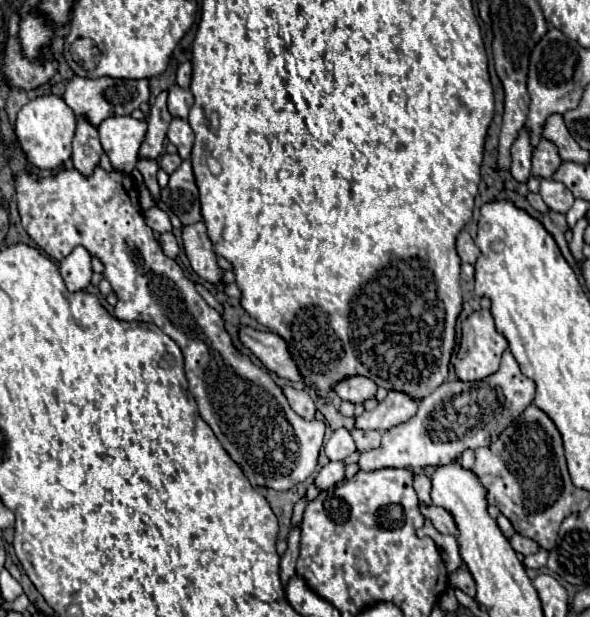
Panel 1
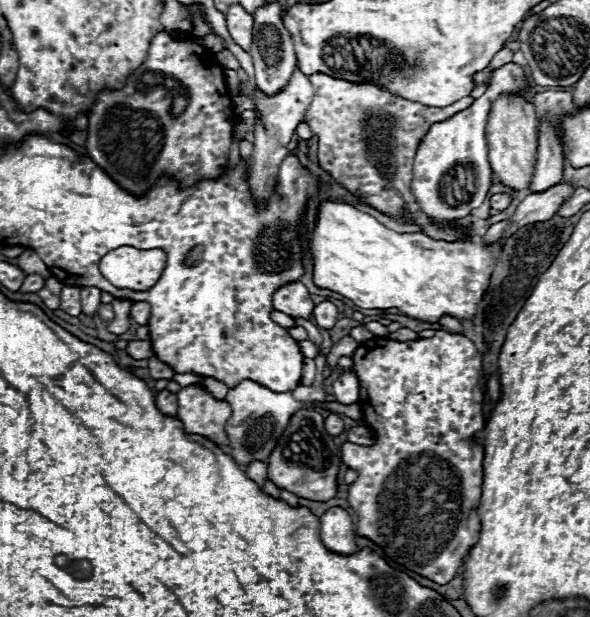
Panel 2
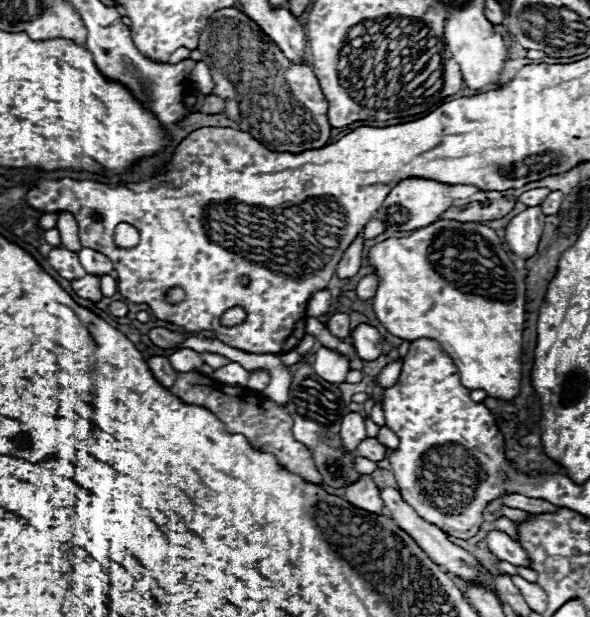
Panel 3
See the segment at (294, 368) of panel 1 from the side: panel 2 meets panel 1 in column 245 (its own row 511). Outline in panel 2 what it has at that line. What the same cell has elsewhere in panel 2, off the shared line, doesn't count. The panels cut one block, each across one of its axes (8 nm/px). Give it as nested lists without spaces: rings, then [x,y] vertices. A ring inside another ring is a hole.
[[[330,508],[324,516],[320,516],[320,540],[330,552],[344,556],[354,554],[358,546],[350,514],[342,508]]]

